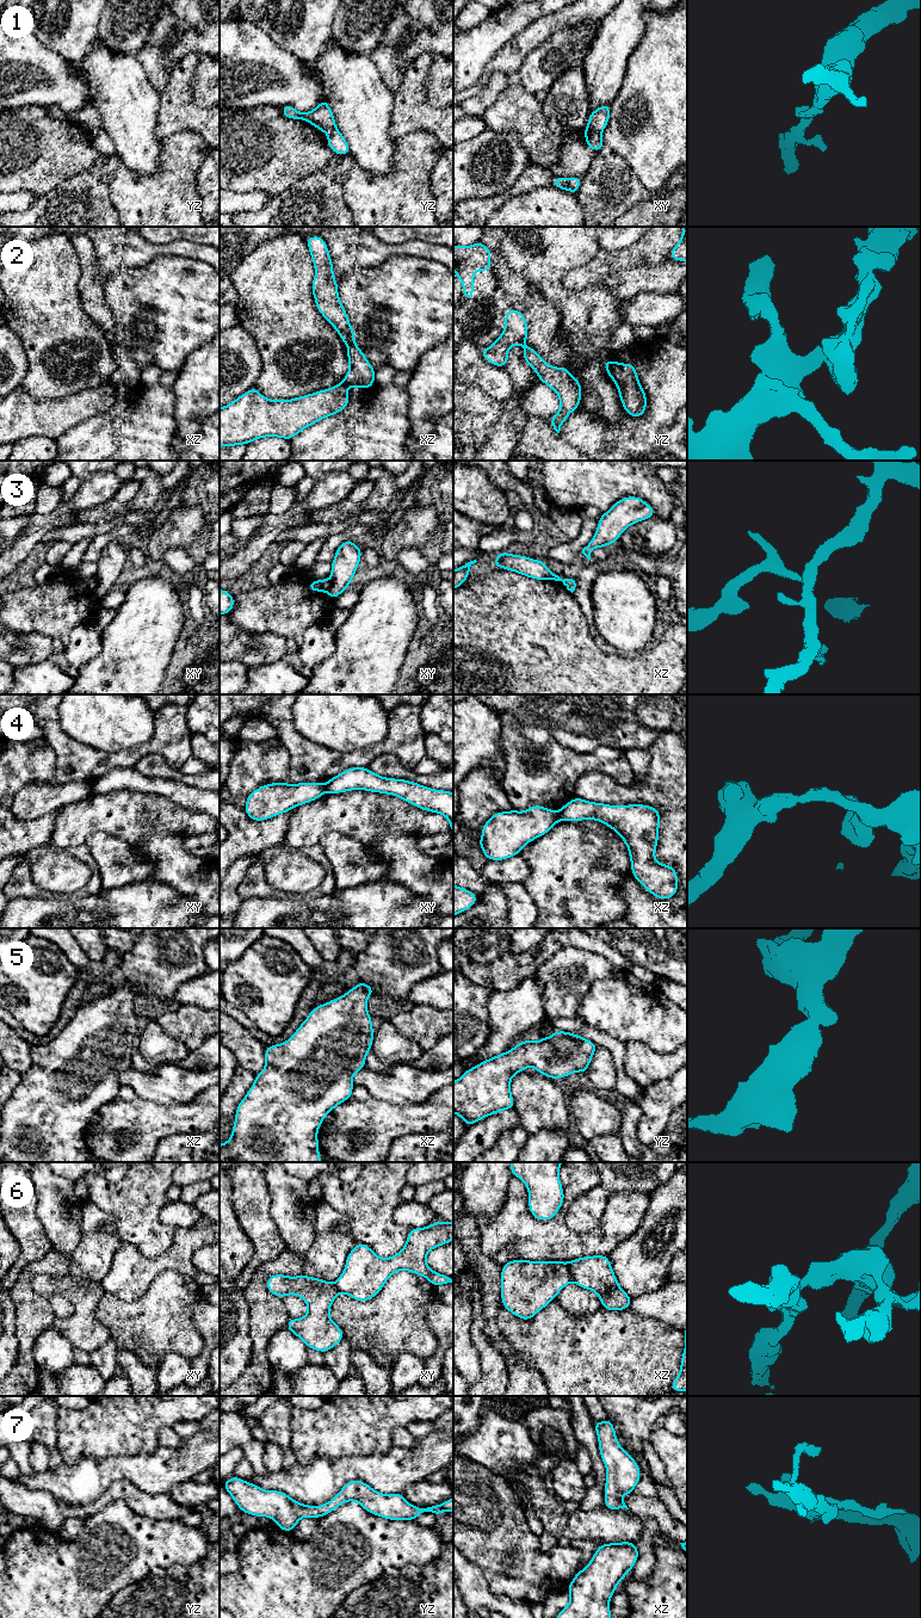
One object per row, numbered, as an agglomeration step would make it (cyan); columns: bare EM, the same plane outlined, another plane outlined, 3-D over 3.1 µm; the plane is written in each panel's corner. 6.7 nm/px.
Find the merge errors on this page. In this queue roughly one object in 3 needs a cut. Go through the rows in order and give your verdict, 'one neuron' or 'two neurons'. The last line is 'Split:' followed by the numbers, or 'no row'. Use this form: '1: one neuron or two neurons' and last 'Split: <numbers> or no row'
1: two neurons
2: two neurons
3: two neurons
4: two neurons
5: one neuron
6: two neurons
7: one neuron
Split: 1, 2, 3, 4, 6

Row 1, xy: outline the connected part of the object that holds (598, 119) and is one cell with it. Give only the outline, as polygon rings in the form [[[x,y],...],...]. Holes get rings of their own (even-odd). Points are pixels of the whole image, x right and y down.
[[[611,104],[601,105],[589,113],[587,128],[595,132],[602,132],[610,121]]]

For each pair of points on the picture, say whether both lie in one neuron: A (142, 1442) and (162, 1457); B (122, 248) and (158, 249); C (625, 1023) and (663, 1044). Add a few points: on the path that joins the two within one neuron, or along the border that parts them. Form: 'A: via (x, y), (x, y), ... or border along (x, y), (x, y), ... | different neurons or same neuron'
A: border along (159, 1445), (150, 1452), (127, 1456) | different neurons
B: via (130, 249), (149, 249) | same neuron
C: via (635, 1023), (642, 1023), (654, 1035) | same neuron

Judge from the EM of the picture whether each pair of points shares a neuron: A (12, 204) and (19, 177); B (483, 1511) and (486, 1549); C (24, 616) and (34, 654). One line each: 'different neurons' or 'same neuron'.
A: different neurons
B: same neuron
C: different neurons

